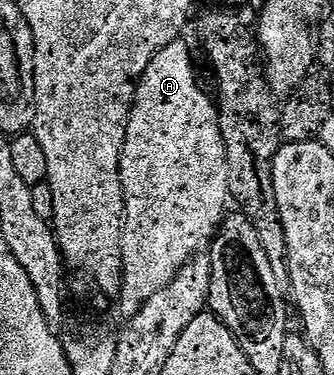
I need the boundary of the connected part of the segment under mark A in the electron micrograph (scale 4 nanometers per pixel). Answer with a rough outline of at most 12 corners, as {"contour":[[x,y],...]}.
{"contour":[[185,39],[148,62],[122,151],[121,299],[214,240],[230,167]]}

